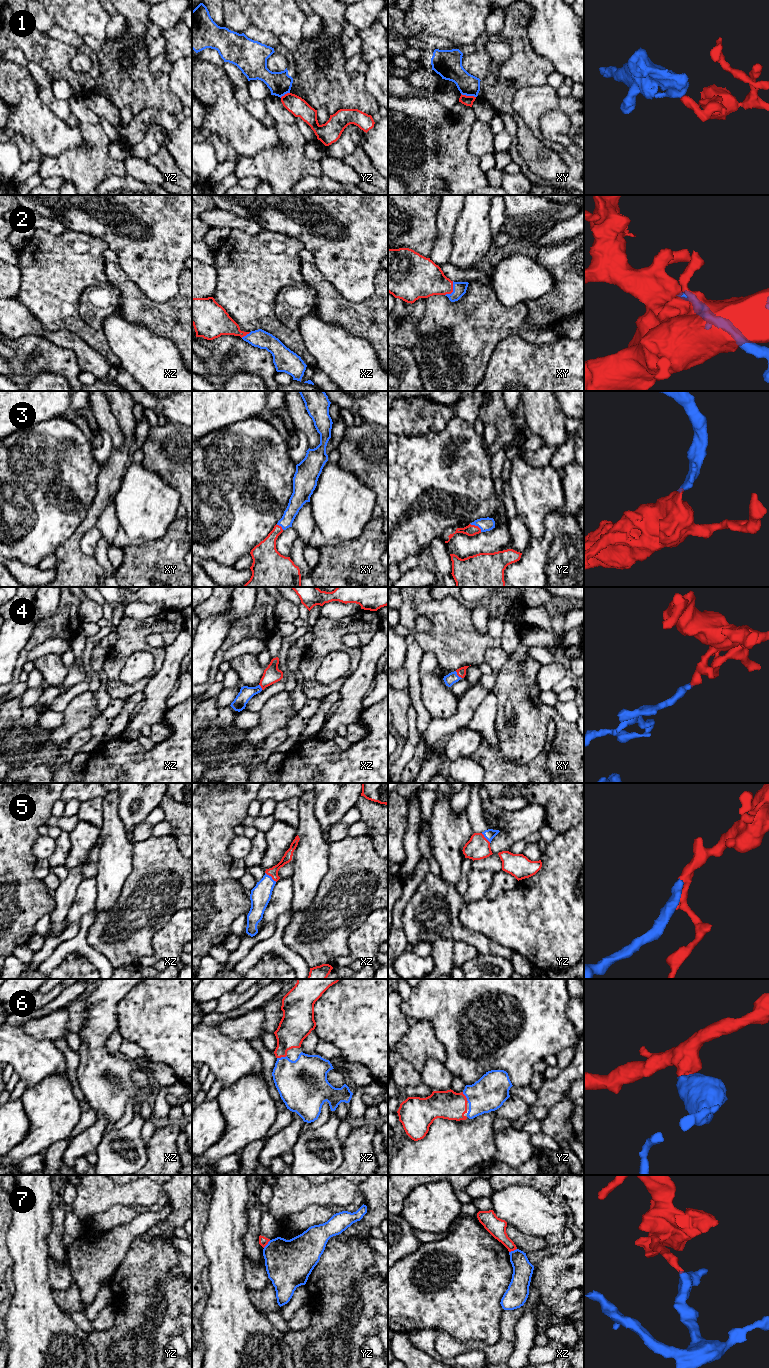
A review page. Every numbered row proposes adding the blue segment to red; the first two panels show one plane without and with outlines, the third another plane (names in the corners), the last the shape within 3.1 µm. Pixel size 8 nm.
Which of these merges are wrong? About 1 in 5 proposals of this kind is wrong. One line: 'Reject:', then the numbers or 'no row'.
Reject: 1, 7

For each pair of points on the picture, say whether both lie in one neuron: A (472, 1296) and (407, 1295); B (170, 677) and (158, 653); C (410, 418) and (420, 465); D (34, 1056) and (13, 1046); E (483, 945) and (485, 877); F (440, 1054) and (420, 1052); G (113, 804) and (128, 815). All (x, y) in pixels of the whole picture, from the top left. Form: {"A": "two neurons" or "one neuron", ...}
{"A": "one neuron", "B": "two neurons", "C": "two neurons", "D": "one neuron", "E": "two neurons", "F": "one neuron", "G": "two neurons"}

